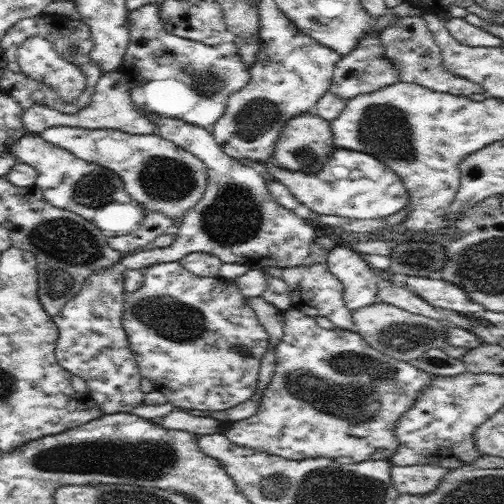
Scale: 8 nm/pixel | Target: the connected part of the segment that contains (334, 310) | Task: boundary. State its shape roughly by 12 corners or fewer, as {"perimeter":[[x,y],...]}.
{"perimeter":[[326,263],[269,268],[291,308],[356,331],[343,284]]}

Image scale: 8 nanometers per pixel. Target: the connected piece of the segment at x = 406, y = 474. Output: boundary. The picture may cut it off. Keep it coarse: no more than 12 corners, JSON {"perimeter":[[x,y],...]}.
{"perimeter":[[437,464],[396,466],[399,494],[435,491],[451,468]]}

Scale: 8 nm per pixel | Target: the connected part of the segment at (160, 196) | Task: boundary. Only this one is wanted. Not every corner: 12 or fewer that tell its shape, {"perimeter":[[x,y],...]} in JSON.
{"perimeter":[[53,126],[40,136],[113,170],[145,208],[179,221],[207,166],[159,134]]}

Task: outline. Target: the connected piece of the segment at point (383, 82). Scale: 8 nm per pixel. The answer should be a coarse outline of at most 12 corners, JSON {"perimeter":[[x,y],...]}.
{"perimeter":[[378,30],[341,58],[330,92],[348,101],[398,84]]}

